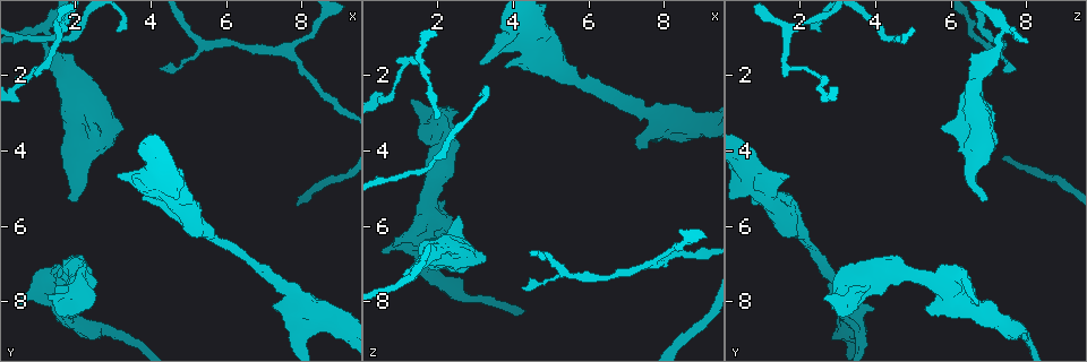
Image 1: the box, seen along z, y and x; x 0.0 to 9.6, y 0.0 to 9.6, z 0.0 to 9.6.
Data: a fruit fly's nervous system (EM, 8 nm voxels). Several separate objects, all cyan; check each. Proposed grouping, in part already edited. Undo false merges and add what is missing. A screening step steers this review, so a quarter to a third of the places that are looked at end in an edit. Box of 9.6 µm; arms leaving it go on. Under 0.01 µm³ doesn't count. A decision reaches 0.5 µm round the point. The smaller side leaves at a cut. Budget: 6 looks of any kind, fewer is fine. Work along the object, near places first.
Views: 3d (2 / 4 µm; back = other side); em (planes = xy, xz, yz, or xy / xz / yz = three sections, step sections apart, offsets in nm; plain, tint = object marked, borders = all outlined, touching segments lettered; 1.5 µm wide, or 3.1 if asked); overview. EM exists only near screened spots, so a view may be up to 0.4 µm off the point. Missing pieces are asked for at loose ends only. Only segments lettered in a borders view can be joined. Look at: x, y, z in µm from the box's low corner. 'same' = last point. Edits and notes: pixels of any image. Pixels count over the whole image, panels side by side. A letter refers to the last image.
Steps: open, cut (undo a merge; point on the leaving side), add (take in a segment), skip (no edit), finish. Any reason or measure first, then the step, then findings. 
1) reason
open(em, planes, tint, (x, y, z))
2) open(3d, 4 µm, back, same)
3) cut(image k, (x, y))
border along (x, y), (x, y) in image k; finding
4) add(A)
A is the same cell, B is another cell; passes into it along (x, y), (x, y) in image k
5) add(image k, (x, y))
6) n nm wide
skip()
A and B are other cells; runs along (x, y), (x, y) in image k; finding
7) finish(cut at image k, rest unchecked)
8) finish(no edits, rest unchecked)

branch stops here
open(em, planes, borders, (1.45, 7.70, 3.60))

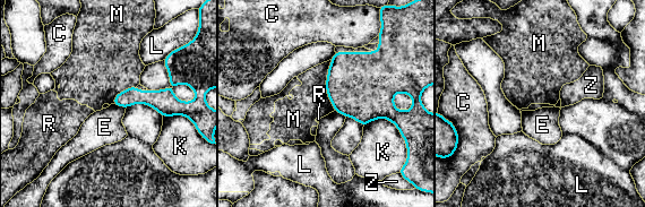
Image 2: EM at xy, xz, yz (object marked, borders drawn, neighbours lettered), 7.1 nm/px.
skip()
C, E, K, L, M, R and Z are other cells; none of them fits

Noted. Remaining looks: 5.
thick end
open(3d, 2 µm, (3.60, 3.95, 0.60))

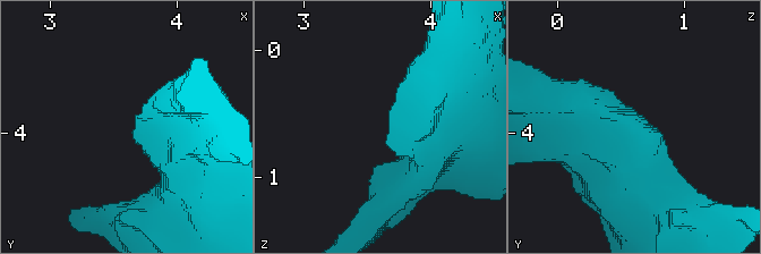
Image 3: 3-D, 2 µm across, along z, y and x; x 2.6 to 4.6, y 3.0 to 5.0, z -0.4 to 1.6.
open(em, planes, borders, (3.68, 3.90, 0.58))

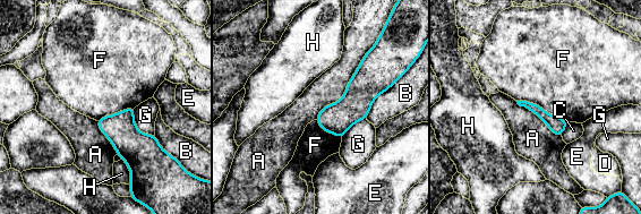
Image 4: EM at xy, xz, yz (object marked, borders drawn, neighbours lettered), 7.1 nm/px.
A touches over 650 nm
skip()
A, B, C, D, E, F, G and H are other cells; border along (516, 100), (535, 102), (567, 122) in image 4; none of them fits

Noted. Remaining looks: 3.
branch stops here
open(3d, 4 µm, (2.05, 5.25, 6.85))

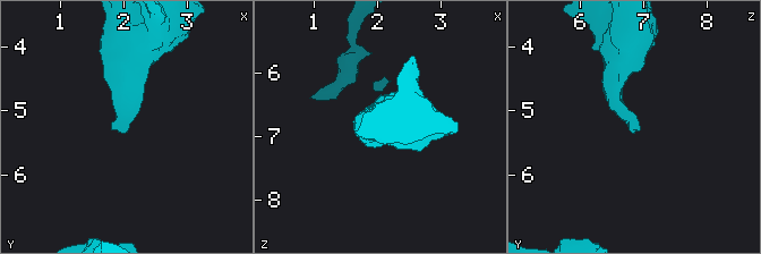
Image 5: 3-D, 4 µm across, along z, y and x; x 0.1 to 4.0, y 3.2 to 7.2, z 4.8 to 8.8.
open(em, xz, step 4, borders, (2.05, 5.30, 6.80))

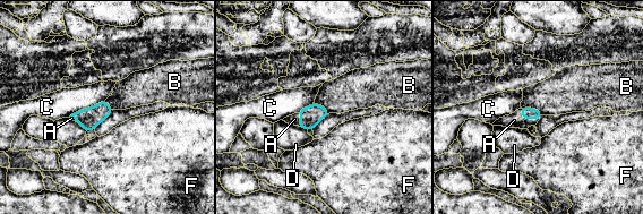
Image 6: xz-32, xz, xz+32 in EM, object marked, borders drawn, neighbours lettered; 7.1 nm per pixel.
add(A)
A is the same cell, B, C, D and F are other cells; passes into it along (525, 112), (528, 118), (514, 120) in image 6; it goes on there

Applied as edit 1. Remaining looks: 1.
finish(add at image 6, rest unchecked)

